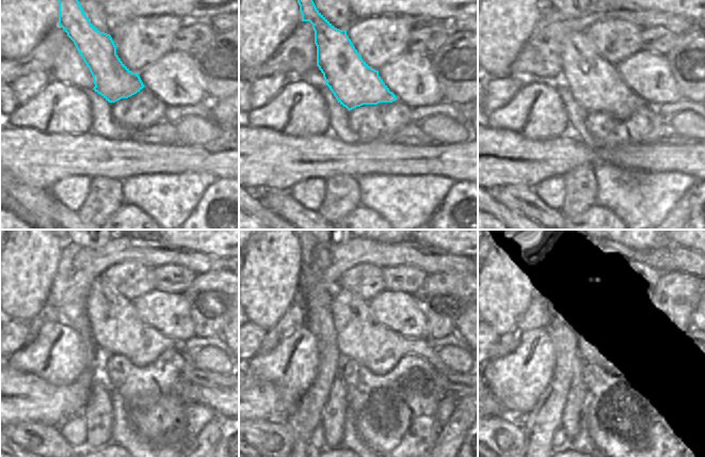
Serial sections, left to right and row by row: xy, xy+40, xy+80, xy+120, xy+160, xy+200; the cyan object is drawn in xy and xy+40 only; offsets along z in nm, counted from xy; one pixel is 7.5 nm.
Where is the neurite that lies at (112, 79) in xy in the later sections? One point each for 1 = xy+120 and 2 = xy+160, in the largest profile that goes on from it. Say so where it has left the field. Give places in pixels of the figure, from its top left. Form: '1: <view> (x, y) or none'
1: xy+120 (117, 329)
2: xy+160 (359, 337)

